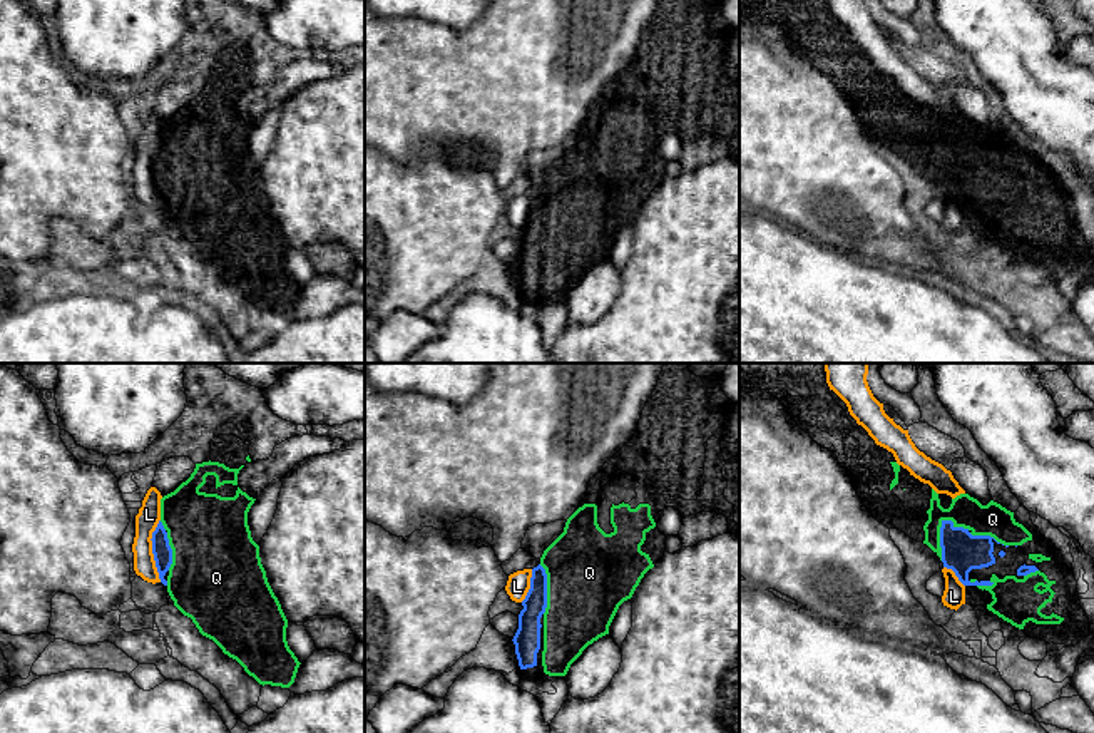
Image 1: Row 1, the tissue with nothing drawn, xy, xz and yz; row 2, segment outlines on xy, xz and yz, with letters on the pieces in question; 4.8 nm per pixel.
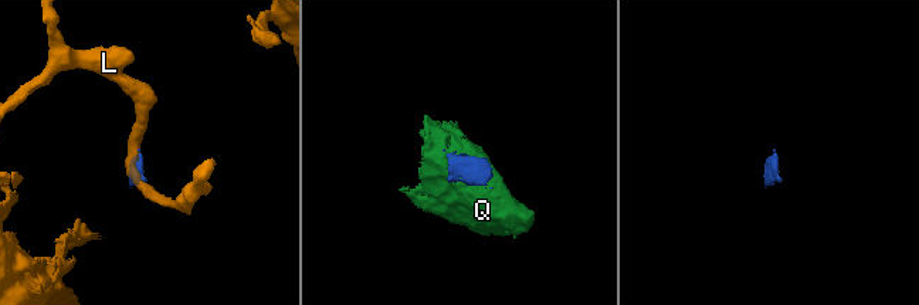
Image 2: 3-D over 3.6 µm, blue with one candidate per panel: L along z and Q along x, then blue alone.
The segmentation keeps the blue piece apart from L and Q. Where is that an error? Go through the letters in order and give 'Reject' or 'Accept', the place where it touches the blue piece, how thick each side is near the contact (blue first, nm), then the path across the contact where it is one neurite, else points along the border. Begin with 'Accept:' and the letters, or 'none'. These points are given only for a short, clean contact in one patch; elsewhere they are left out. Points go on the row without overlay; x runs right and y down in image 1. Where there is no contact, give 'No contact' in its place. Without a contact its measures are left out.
Accept: Q
L: Reject. Touches blue at xy (153, 176). Thickness 100 nm (blue) against 110 nm. Boundary: xy (159, 144), (153, 158), (151, 178), (161, 206)
Q: Accept. Touches blue at yz (940, 154). Thickness 190 nm (blue) against 150 nm

